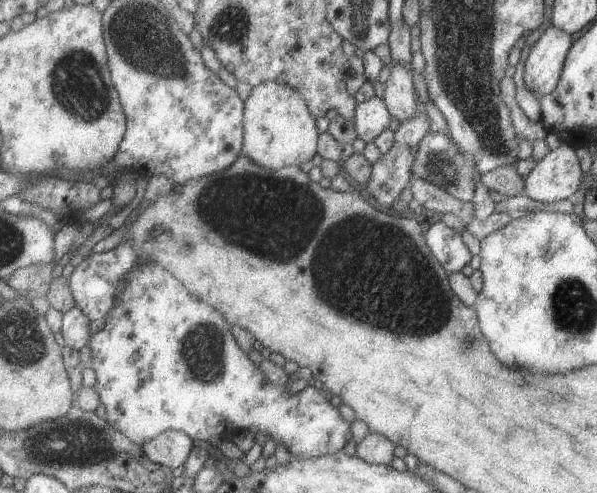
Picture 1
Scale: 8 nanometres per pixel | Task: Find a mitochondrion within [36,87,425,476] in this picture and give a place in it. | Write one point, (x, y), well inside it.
(201, 349)

